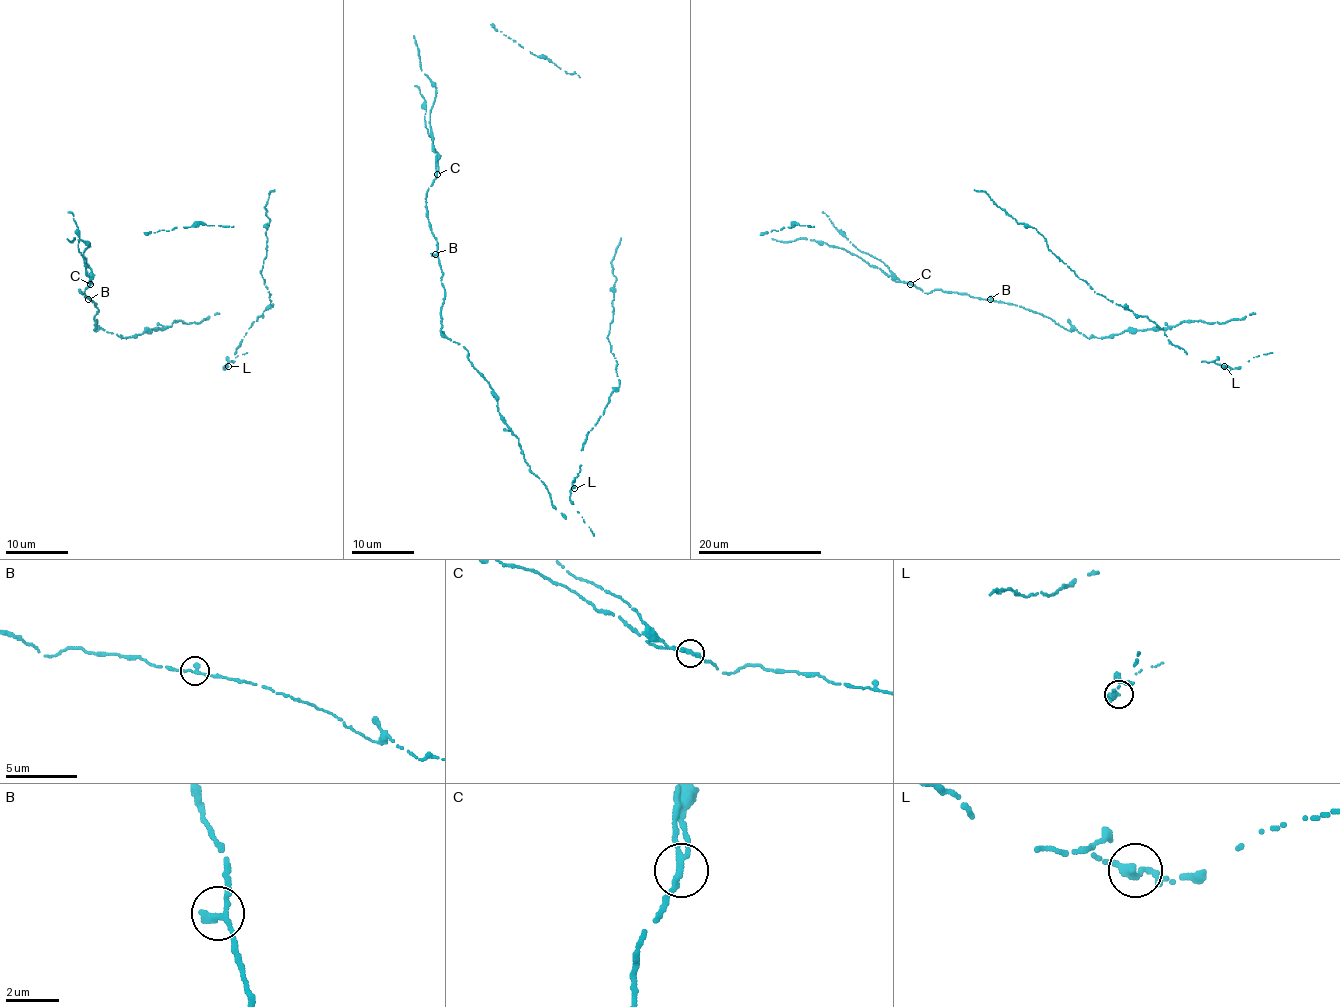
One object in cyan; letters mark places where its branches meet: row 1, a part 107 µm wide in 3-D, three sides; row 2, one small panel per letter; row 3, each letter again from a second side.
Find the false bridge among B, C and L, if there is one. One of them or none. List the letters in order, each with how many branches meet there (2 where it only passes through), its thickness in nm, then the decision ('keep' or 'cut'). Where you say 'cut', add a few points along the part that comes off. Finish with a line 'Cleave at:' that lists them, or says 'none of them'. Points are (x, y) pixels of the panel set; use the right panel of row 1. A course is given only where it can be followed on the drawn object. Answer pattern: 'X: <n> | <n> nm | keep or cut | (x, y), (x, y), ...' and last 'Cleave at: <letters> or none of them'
B: 2 | 280 nm | keep
C: 2 | 260 nm | cut | (911, 284), (902, 282), (871, 254), (860, 251), (822, 212)
L: 2 | 260 nm | keep
Cleave at: C

